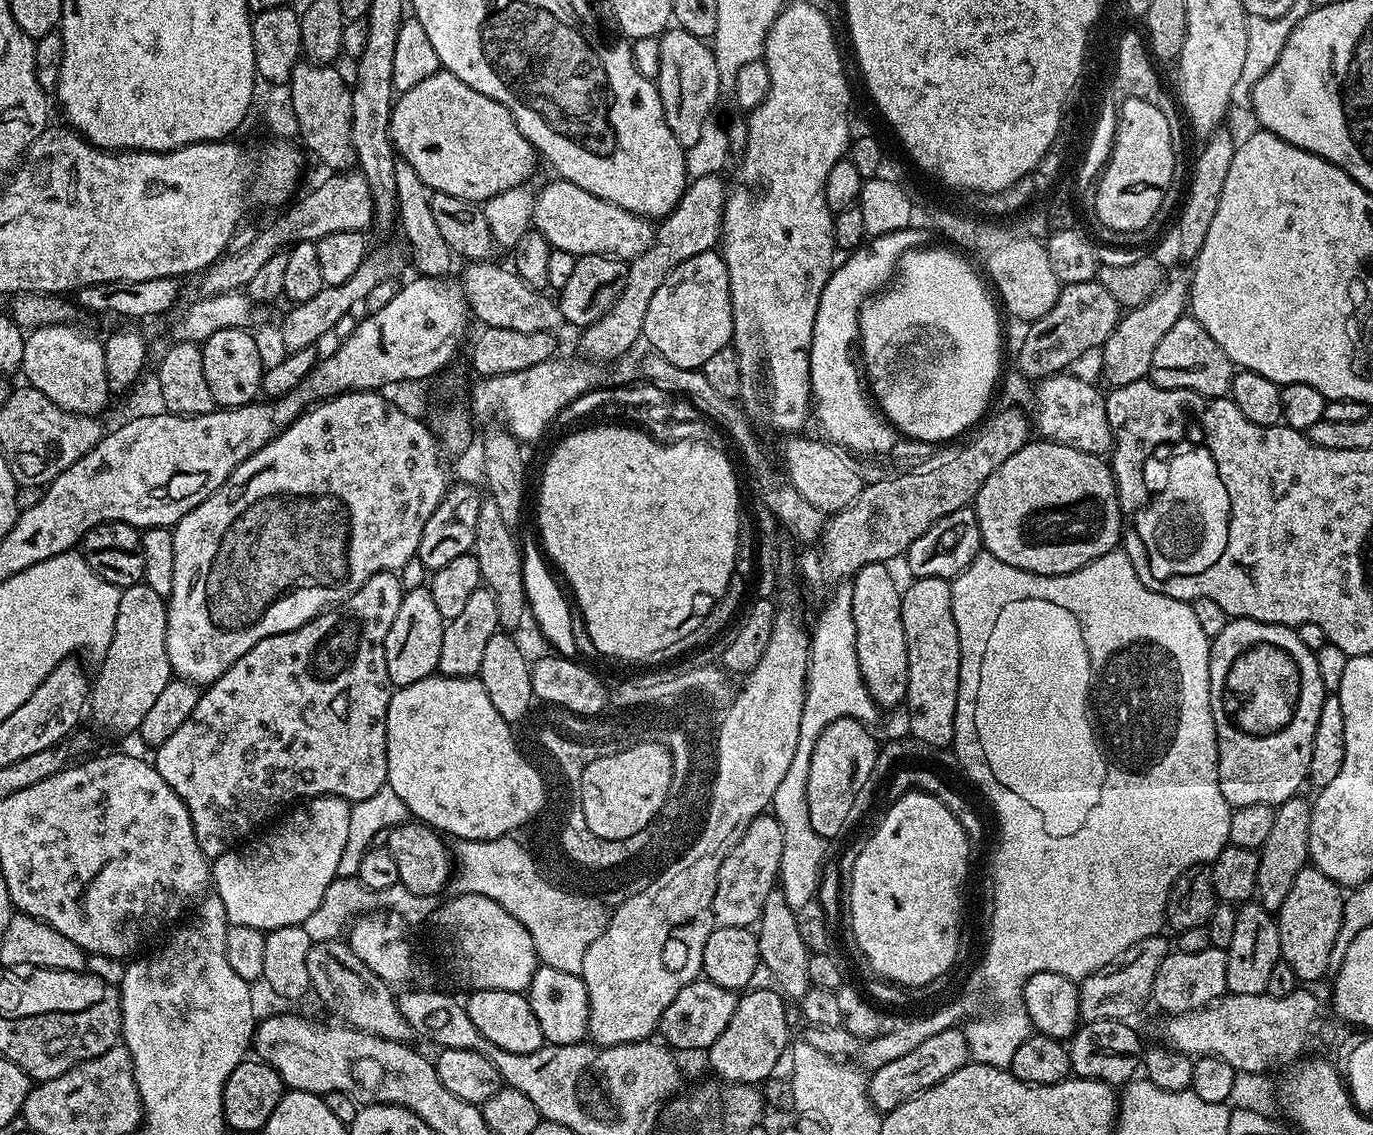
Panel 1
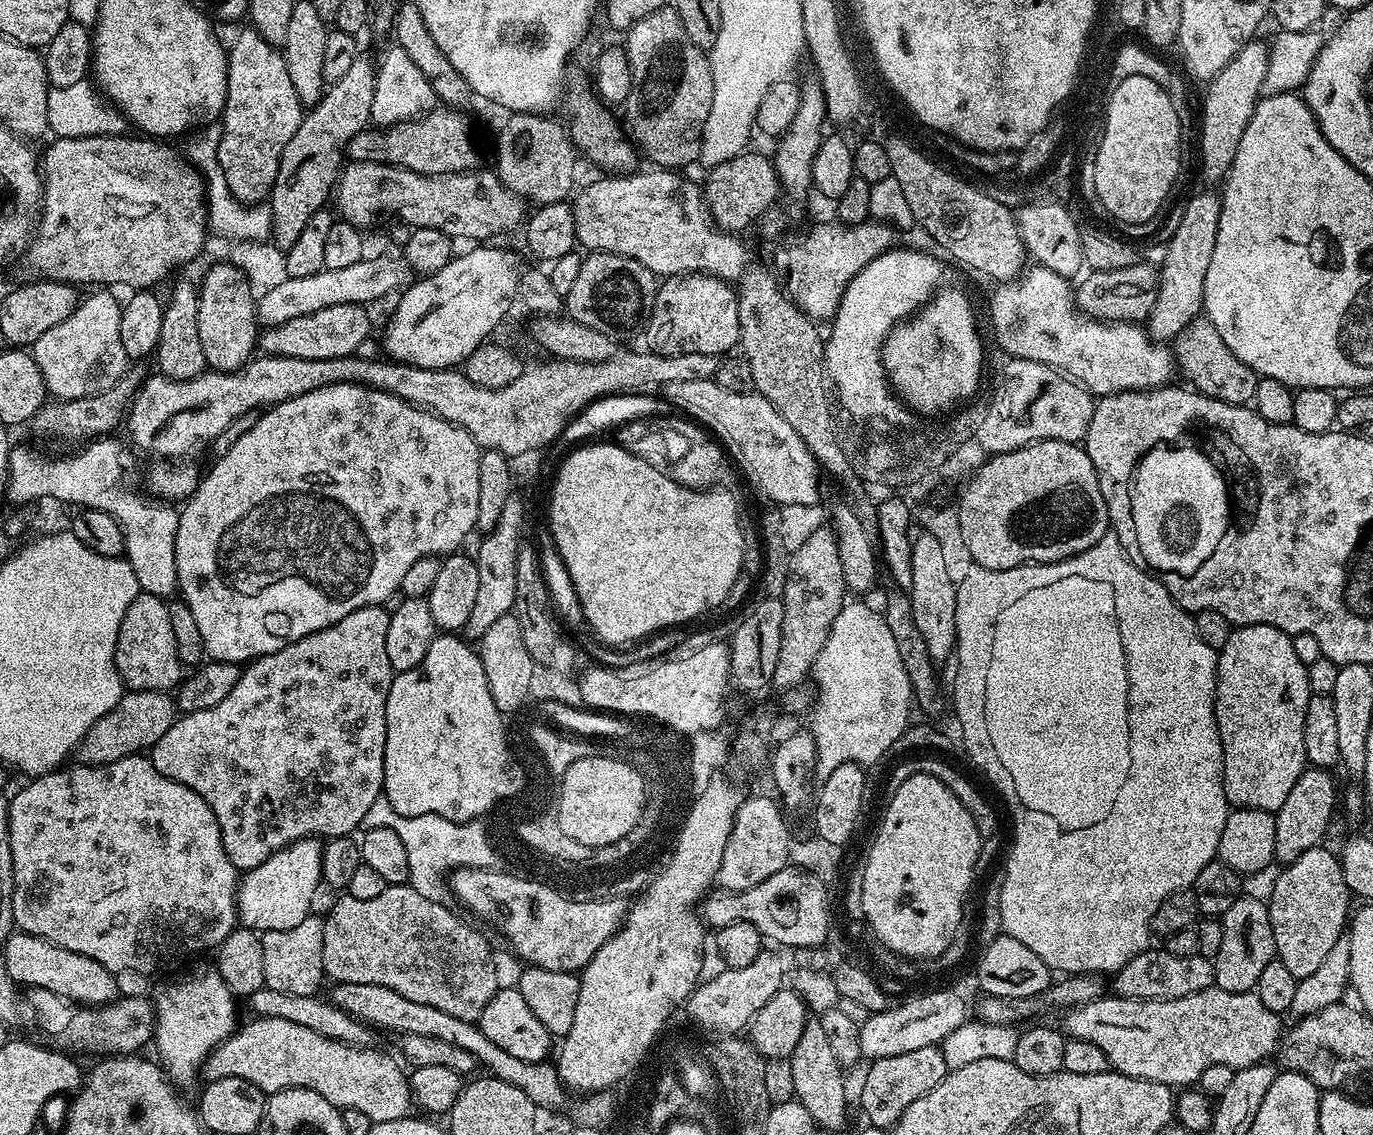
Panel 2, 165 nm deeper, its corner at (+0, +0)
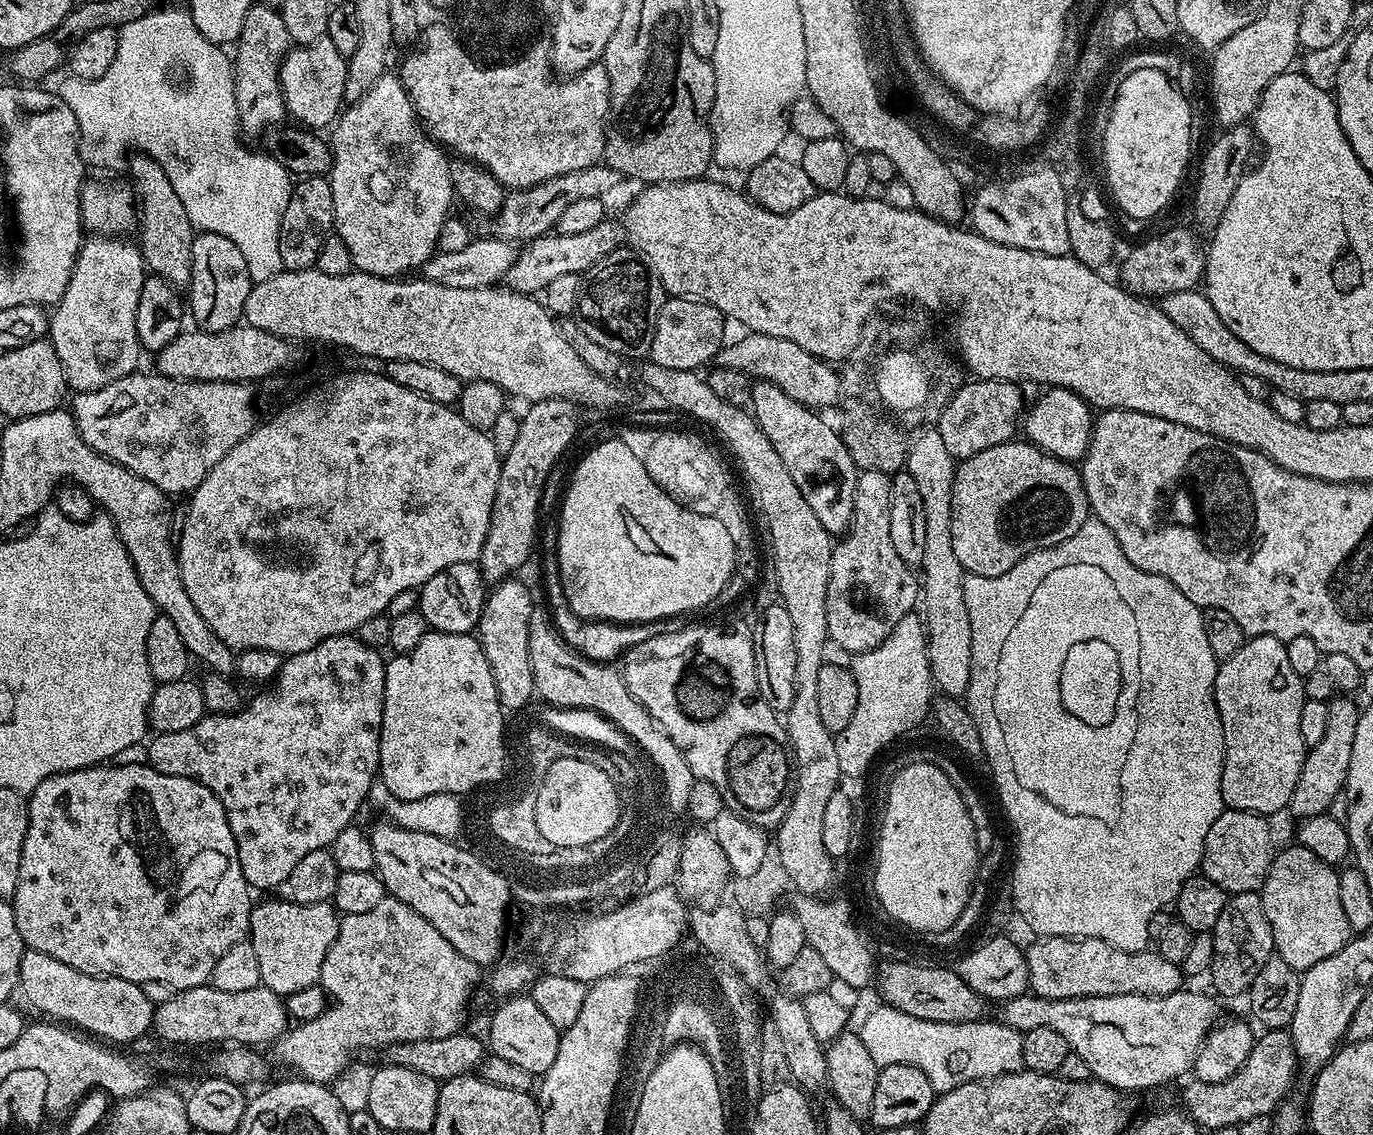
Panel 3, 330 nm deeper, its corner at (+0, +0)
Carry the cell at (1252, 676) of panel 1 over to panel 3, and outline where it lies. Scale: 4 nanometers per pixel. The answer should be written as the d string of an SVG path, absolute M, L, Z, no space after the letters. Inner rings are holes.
M1253 636L1245 639L1243 646L1230 659L1223 661L1217 667L1214 678L1214 698L1218 706L1218 714L1222 718L1222 730L1224 731L1224 765L1222 766L1222 798L1225 809L1237 808L1243 812L1257 812L1259 816L1272 818L1275 812L1285 811L1288 808L1290 798L1294 794L1294 786L1298 782L1298 774L1302 770L1302 762L1306 755L1306 749L1302 742L1302 730L1298 730L1302 719L1302 706L1306 699L1304 695L1304 681L1294 670L1290 670L1290 662L1286 655L1286 643L1273 636Z

